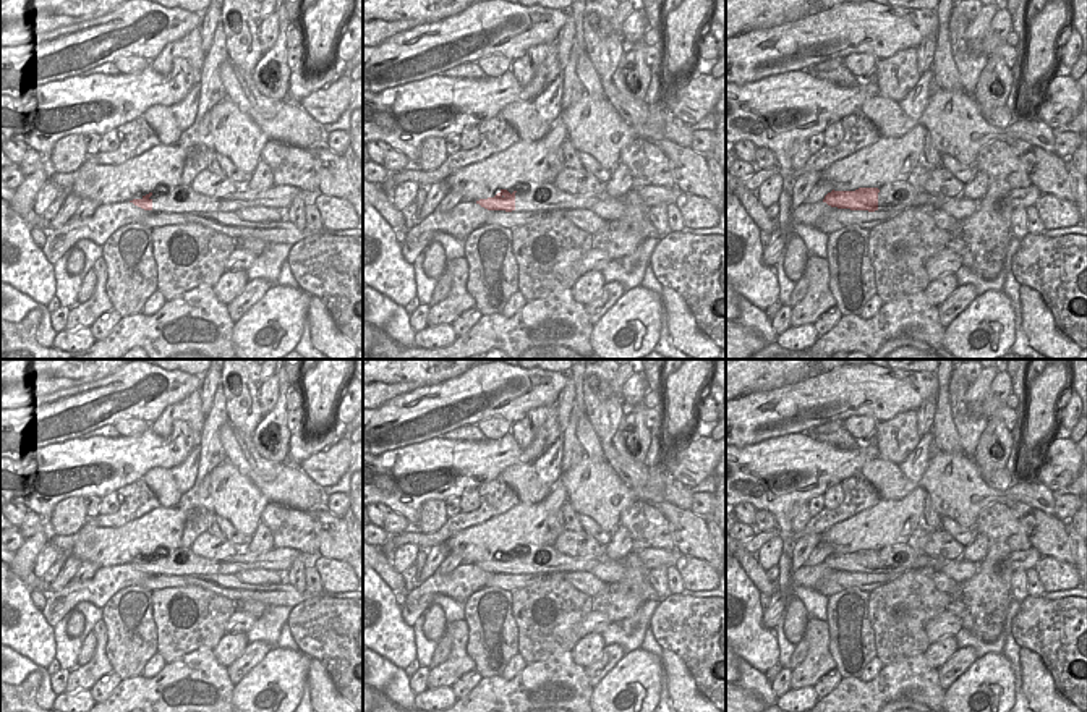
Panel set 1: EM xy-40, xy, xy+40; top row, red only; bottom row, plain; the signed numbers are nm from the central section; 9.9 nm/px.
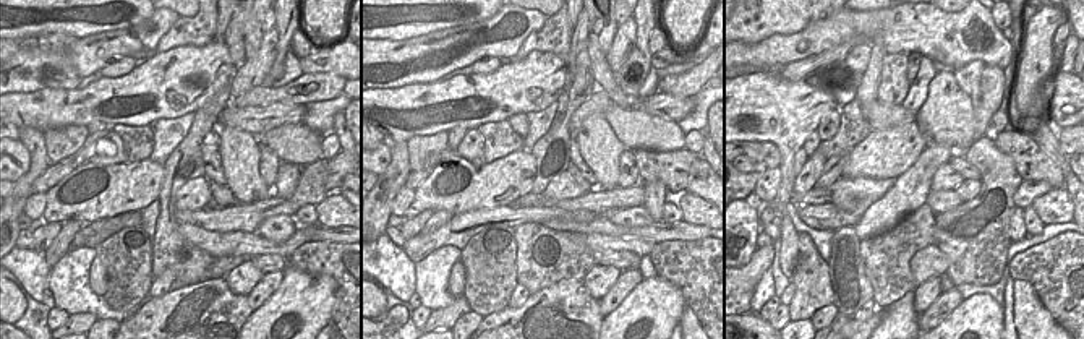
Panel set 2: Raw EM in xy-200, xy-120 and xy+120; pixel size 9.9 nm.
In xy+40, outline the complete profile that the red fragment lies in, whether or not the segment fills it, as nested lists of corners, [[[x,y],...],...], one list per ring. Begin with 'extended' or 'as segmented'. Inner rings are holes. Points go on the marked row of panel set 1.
extended | [[[896,181],[881,188],[859,188],[855,191],[831,191],[823,202],[838,209],[850,210],[904,210],[909,207],[931,206],[940,209],[951,197],[933,196],[925,191],[917,191],[907,181]]]

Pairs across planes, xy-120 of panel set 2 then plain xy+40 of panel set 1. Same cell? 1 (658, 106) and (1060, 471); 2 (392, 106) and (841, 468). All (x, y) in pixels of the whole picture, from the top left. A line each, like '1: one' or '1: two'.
1: one
2: one

